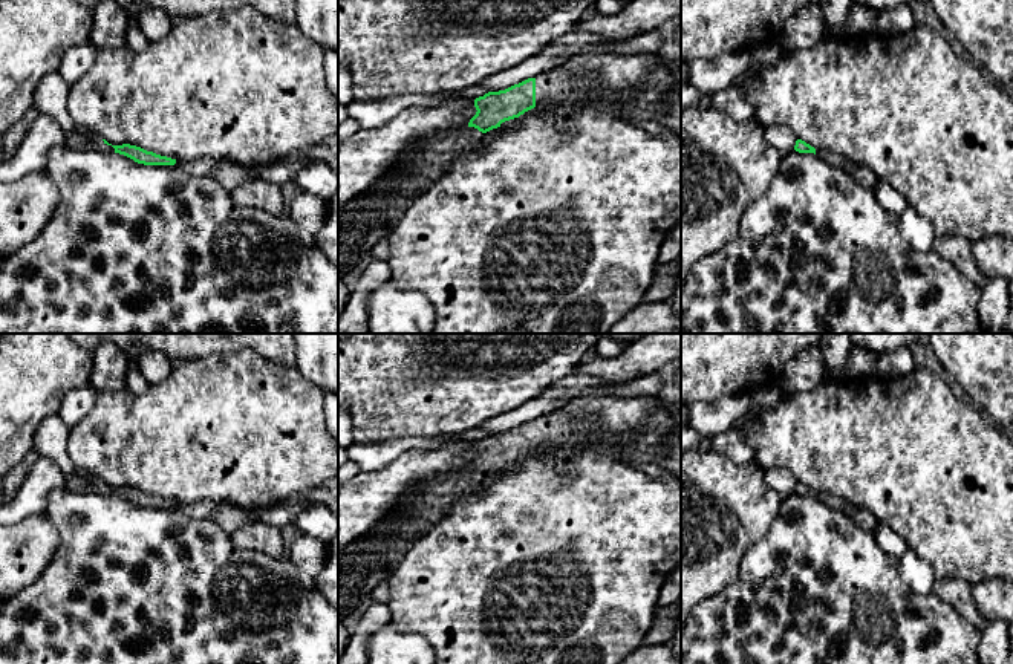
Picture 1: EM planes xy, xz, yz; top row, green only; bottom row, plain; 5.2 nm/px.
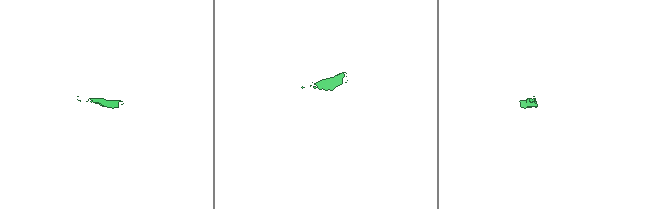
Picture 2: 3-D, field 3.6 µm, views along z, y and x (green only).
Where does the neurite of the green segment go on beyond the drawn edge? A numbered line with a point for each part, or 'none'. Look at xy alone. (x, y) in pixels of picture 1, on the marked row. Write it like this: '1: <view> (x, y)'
1: xy (81, 138)

